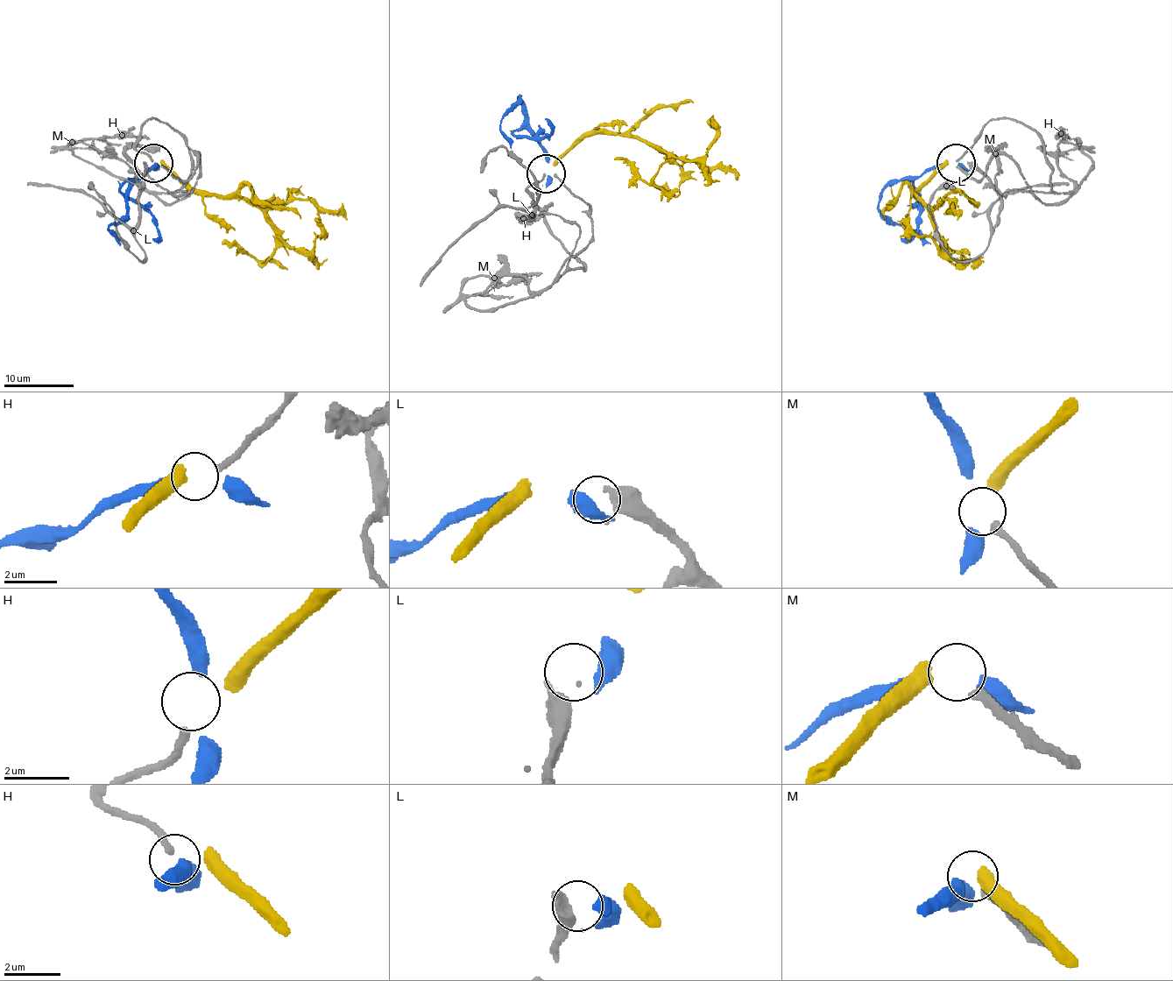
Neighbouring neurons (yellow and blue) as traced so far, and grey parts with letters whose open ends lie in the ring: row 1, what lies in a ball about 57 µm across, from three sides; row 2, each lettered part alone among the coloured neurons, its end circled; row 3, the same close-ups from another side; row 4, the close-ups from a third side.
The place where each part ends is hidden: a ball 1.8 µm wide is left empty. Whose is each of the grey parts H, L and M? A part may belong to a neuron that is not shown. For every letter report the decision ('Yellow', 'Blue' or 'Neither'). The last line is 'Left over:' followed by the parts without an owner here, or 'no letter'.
H: Neither
L: Neither
M: Neither
Left over: H, L, M

